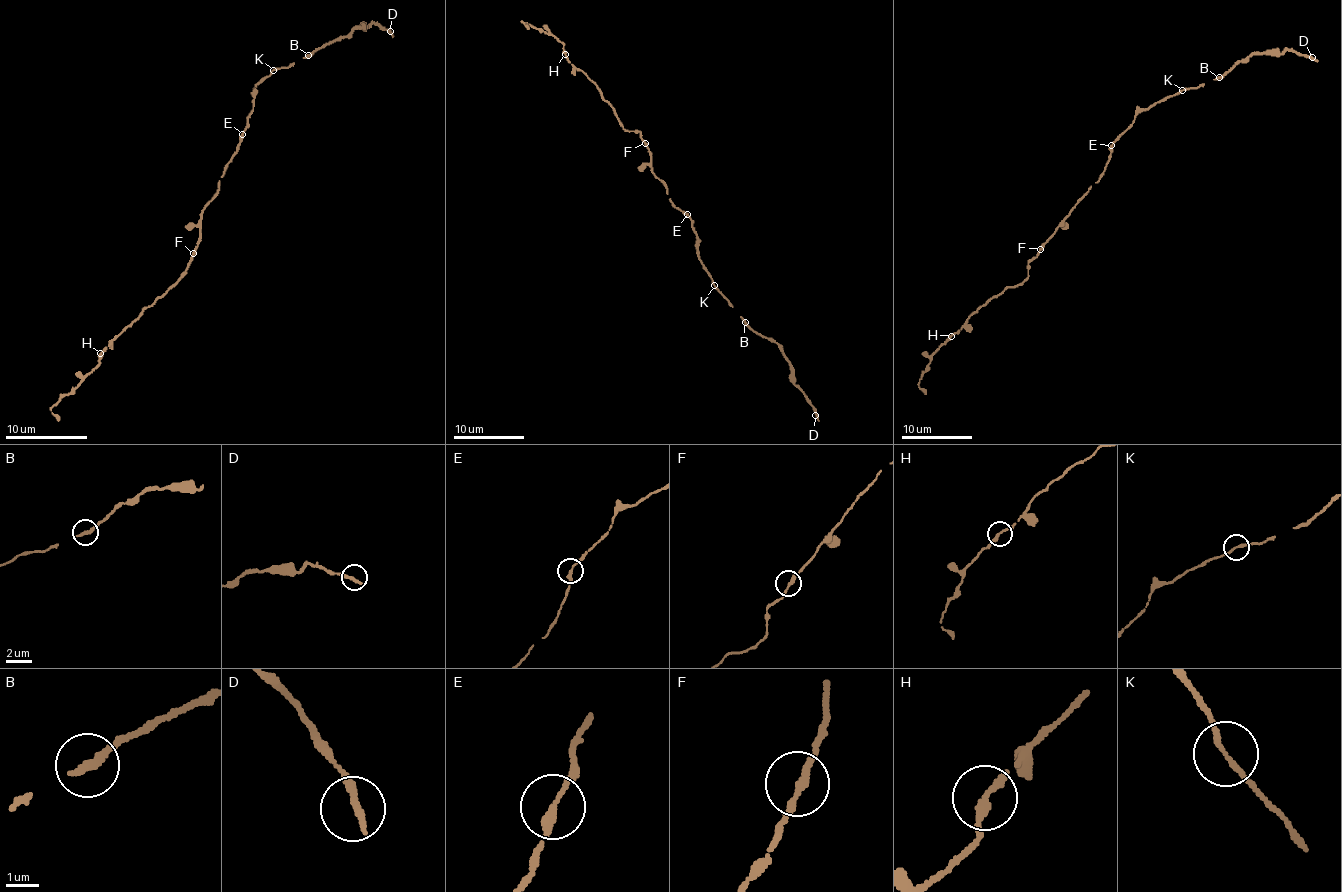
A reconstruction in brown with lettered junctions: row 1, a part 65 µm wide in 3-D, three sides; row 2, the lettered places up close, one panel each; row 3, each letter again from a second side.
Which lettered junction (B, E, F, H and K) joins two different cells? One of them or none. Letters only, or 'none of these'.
B

